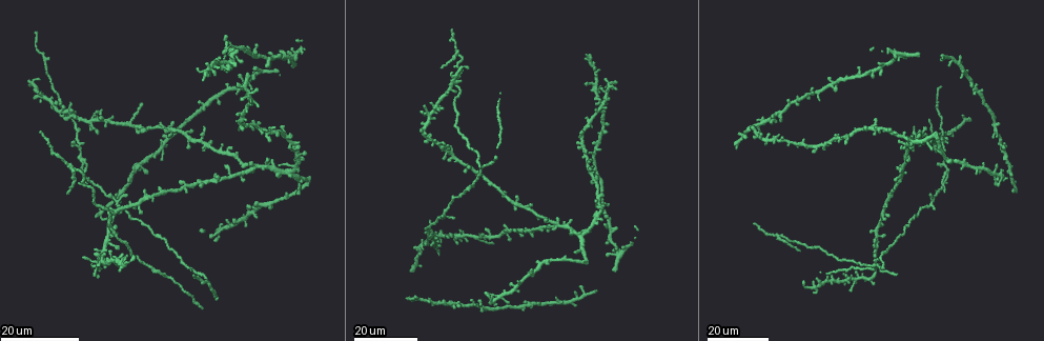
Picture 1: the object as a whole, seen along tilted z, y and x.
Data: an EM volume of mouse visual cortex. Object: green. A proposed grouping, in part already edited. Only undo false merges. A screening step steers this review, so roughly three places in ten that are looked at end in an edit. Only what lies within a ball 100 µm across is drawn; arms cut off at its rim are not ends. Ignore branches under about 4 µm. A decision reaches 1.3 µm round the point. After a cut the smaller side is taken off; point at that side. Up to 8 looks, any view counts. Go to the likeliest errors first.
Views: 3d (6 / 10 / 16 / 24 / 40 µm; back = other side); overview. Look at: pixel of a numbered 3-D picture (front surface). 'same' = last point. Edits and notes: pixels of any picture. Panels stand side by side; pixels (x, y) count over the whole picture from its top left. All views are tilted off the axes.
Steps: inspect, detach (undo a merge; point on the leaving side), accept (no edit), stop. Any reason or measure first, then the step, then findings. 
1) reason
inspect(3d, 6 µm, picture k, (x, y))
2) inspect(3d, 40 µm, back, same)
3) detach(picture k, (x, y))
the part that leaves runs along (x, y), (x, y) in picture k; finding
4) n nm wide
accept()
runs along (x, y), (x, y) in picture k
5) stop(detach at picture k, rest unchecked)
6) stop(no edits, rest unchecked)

three-way junction
inspect(3d, 24 µm, picture 1, (943, 141))

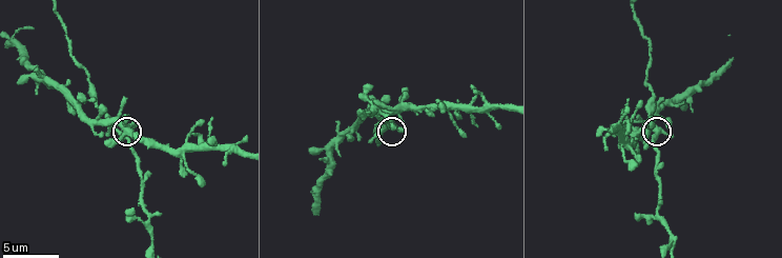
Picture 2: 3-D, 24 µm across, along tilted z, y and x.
zoom in
inspect(3d, 6 µm, picture 2, (126, 139))

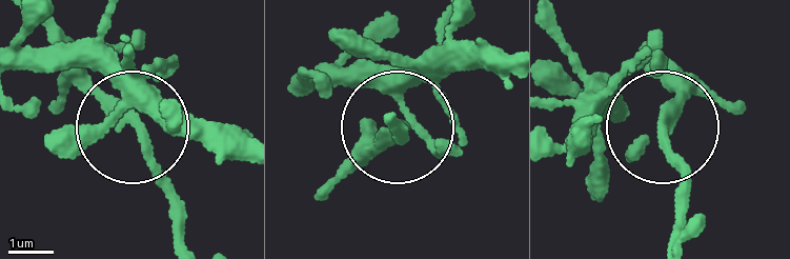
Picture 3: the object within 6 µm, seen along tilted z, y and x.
220 nm wide
accept()
one neuron here

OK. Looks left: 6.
thin arm on a thick one
inspect(3d, 16 µm, picture 1, (906, 136))

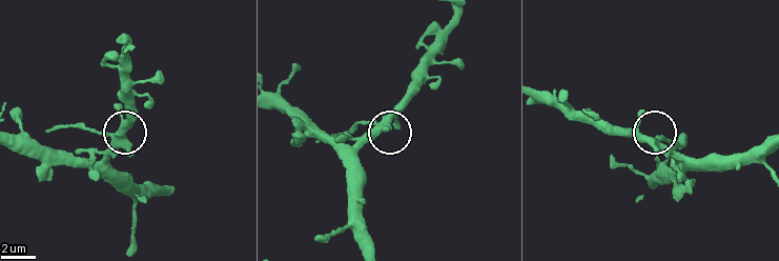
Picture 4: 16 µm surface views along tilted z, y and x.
closer look
inspect(3d, 10 µm, picture 4, (378, 126))

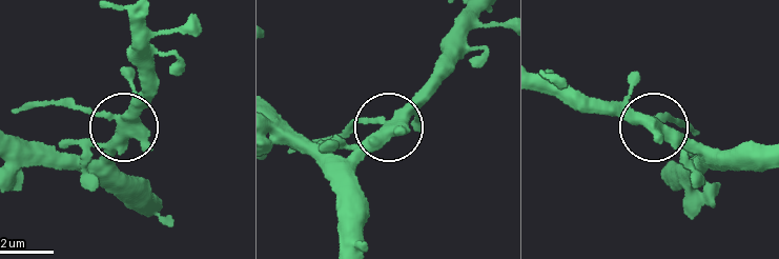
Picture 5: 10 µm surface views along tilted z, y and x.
420 nm wide
accept()
runs along (144, 19), (154, 64), (124, 123), (98, 116), (72, 98) in picture 5; all the same neuron

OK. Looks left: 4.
thin arm on a thick one
inspect(3d, 24 µm, picture 1, (475, 239))

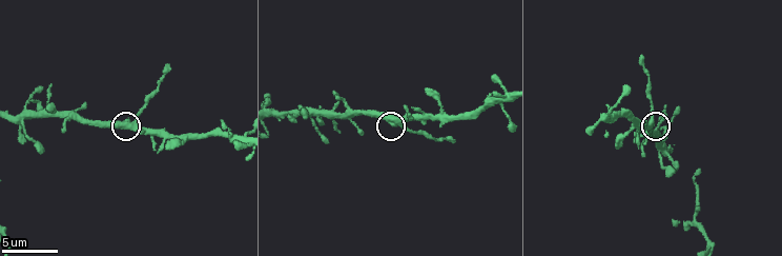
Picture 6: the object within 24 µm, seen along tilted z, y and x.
inspect(3d, 10 µm, picture 6, (398, 124))

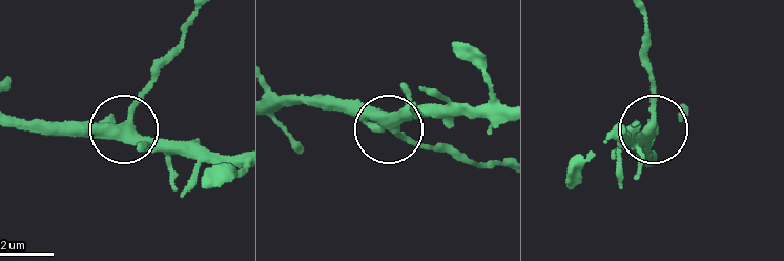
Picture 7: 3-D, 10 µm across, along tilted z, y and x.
3 arms
accept()
runs along (500, 114), (407, 114), (395, 124), (396, 135), (439, 149) in picture 7; continuous, no second neuron

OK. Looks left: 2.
thick turns thin
inspect(3d, 16 µm, picture 1, (942, 184))

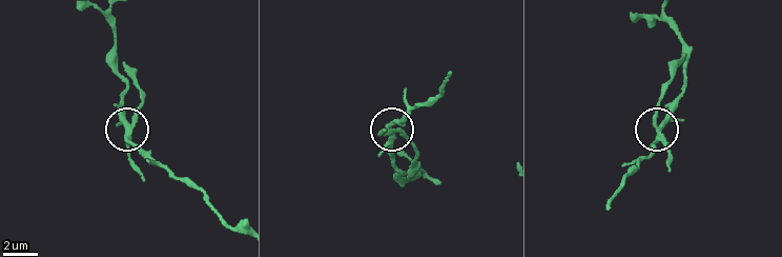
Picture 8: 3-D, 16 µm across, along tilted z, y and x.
inspect(3d, 6 µm, picture 8, (390, 136))

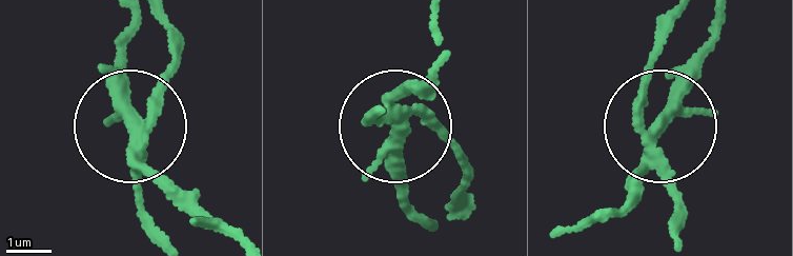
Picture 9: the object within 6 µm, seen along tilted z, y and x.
260 nm wide
detach(picture 9, (140, 212))
the part that leaves runs along (145, 144), (170, 53), (167, 17) in picture 9; a second neuron is stuck on

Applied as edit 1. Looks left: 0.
stop(detach at picture 9, rest unchecked)

